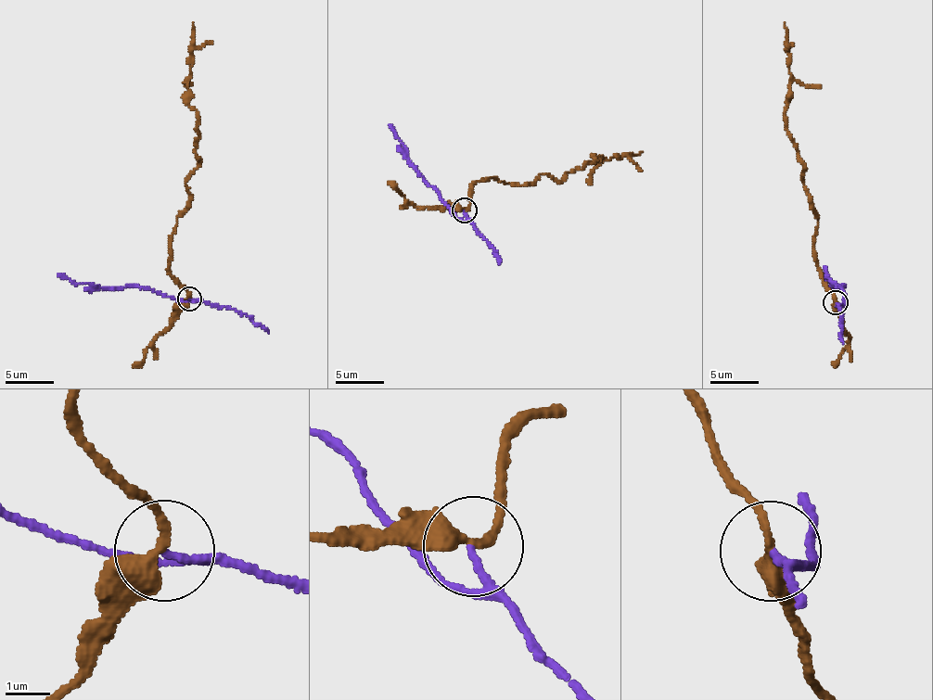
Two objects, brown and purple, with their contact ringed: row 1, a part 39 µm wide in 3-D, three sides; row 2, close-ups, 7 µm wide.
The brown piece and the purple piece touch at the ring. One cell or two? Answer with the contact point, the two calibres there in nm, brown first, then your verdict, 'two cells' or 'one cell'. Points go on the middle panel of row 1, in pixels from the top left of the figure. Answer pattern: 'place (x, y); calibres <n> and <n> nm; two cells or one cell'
place (464, 210); calibres 320 and 150 nm; two cells

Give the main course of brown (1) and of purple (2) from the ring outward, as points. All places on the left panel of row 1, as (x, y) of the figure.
1: (188, 299), (171, 273), (169, 250), (188, 202), (185, 178), (198, 166), (188, 92), (193, 22)
2: (188, 299), (193, 301), (181, 301), (136, 286), (93, 287), (57, 273)

